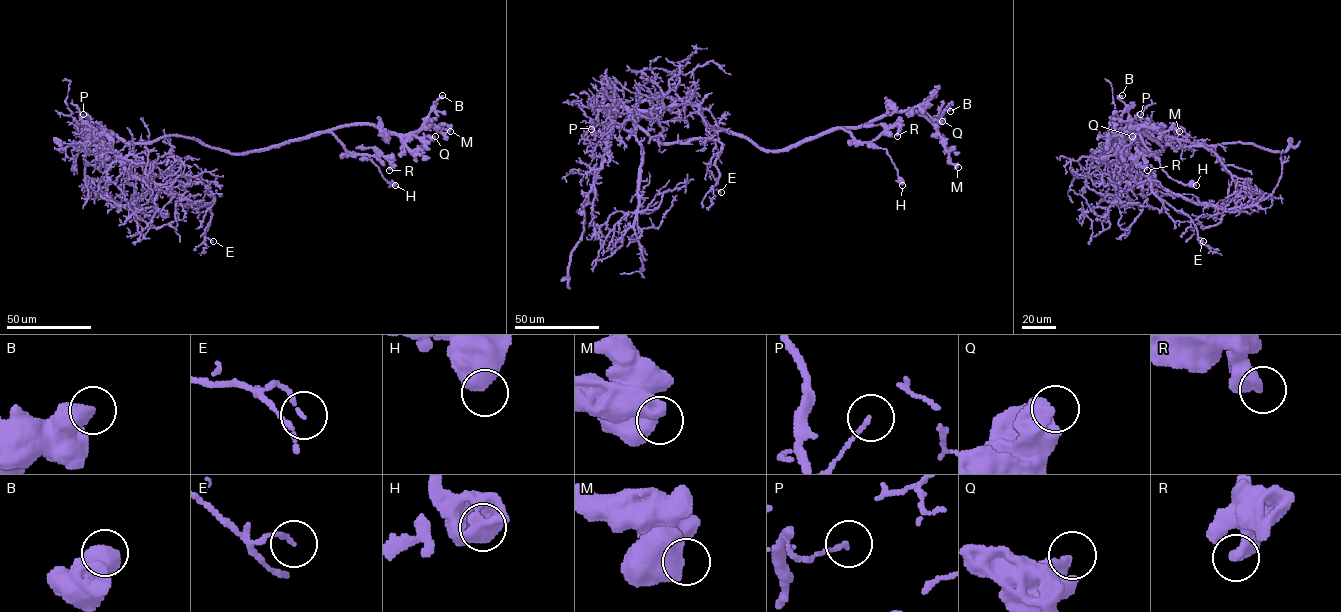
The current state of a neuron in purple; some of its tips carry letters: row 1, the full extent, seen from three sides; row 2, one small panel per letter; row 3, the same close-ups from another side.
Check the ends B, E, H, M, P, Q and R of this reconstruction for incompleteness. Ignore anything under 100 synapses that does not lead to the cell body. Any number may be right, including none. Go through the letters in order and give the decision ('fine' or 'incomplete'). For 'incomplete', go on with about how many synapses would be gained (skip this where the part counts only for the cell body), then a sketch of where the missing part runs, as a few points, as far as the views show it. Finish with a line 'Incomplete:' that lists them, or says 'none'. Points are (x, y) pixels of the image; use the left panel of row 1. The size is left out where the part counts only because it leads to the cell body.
B: fine
E: fine
H: fine
M: fine
P: fine
Q: fine
R: fine
Incomplete: none

